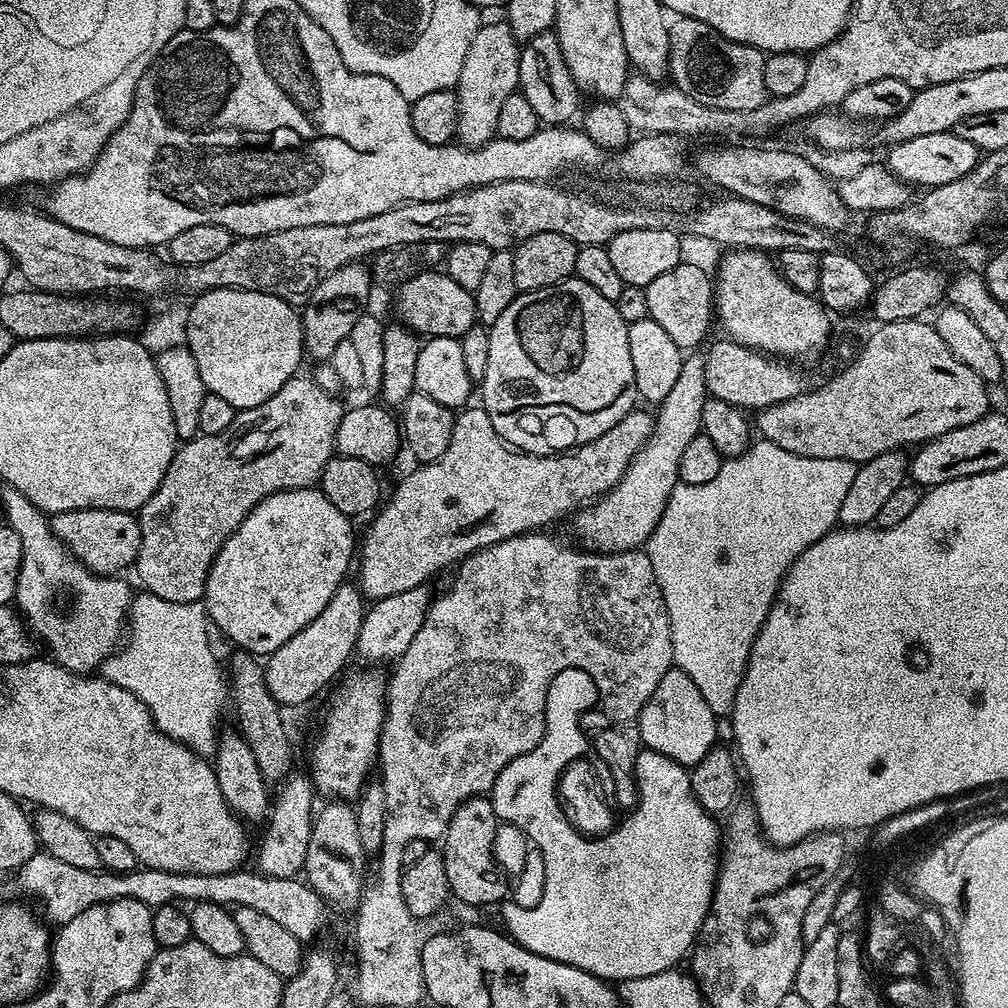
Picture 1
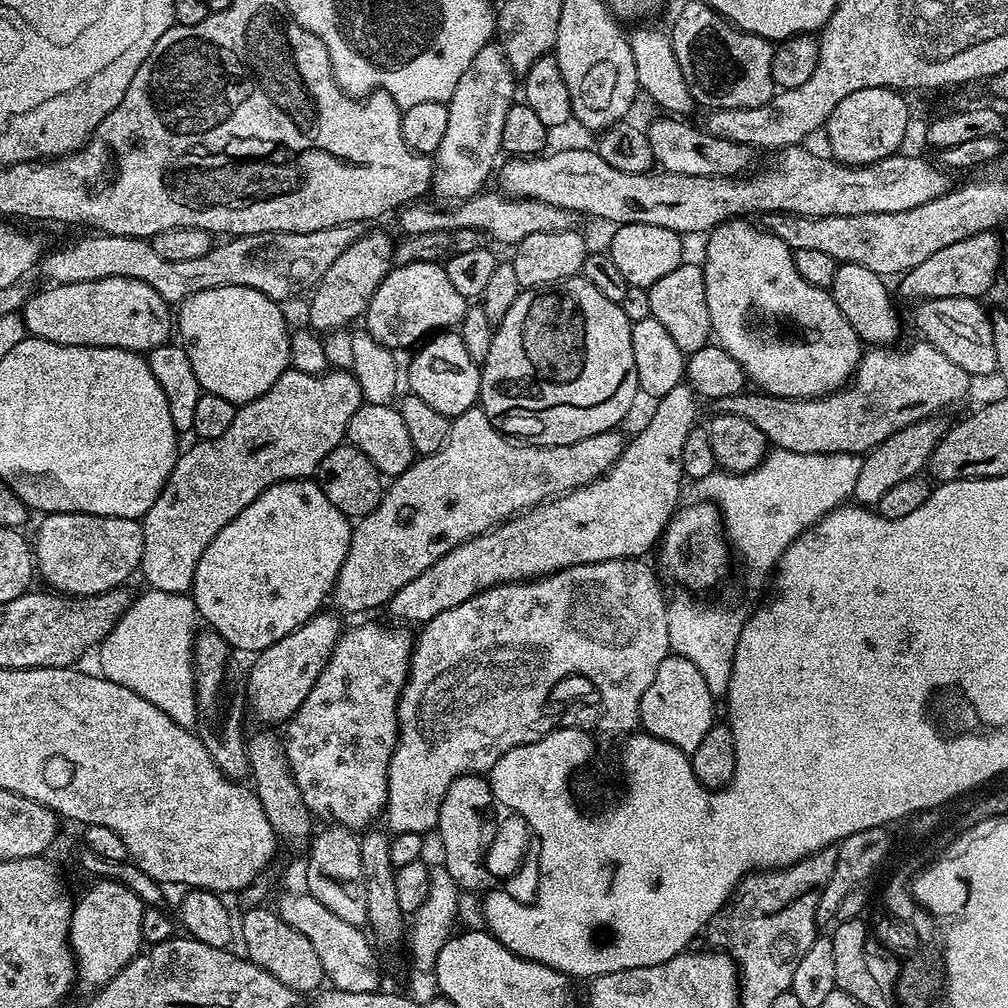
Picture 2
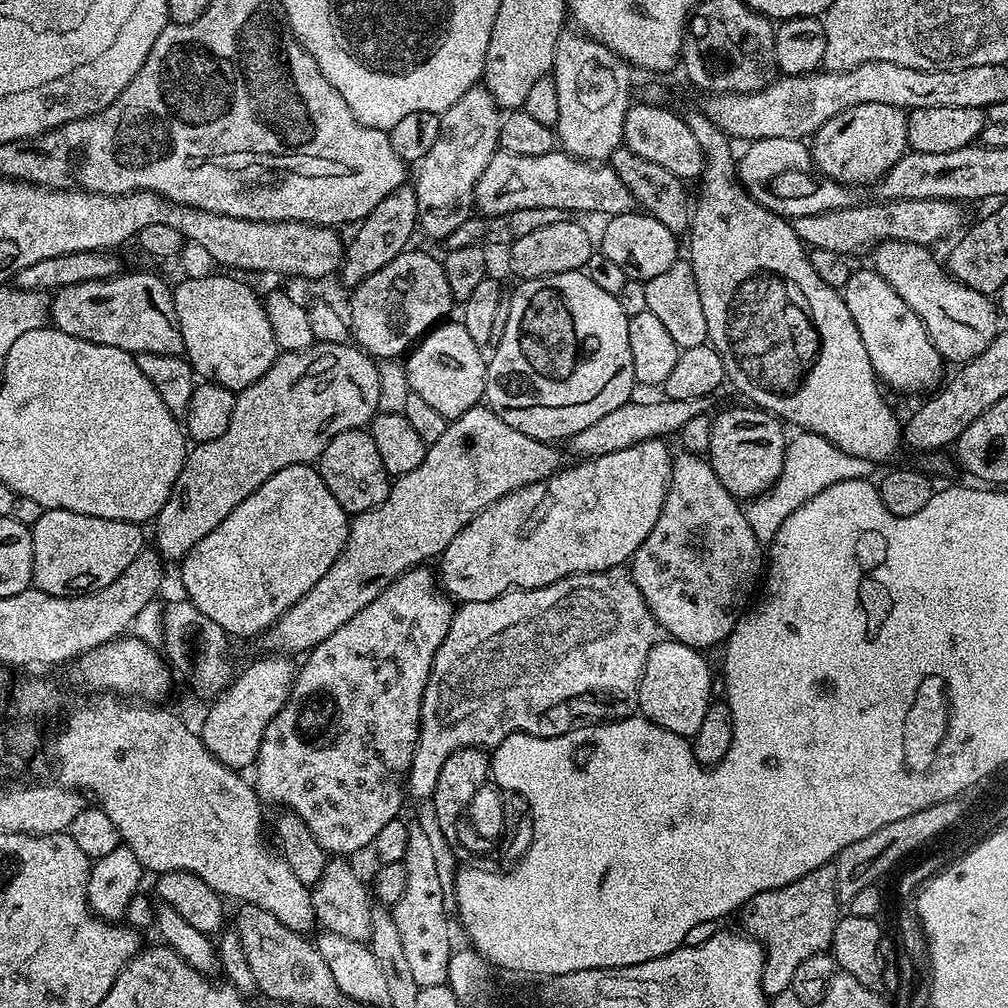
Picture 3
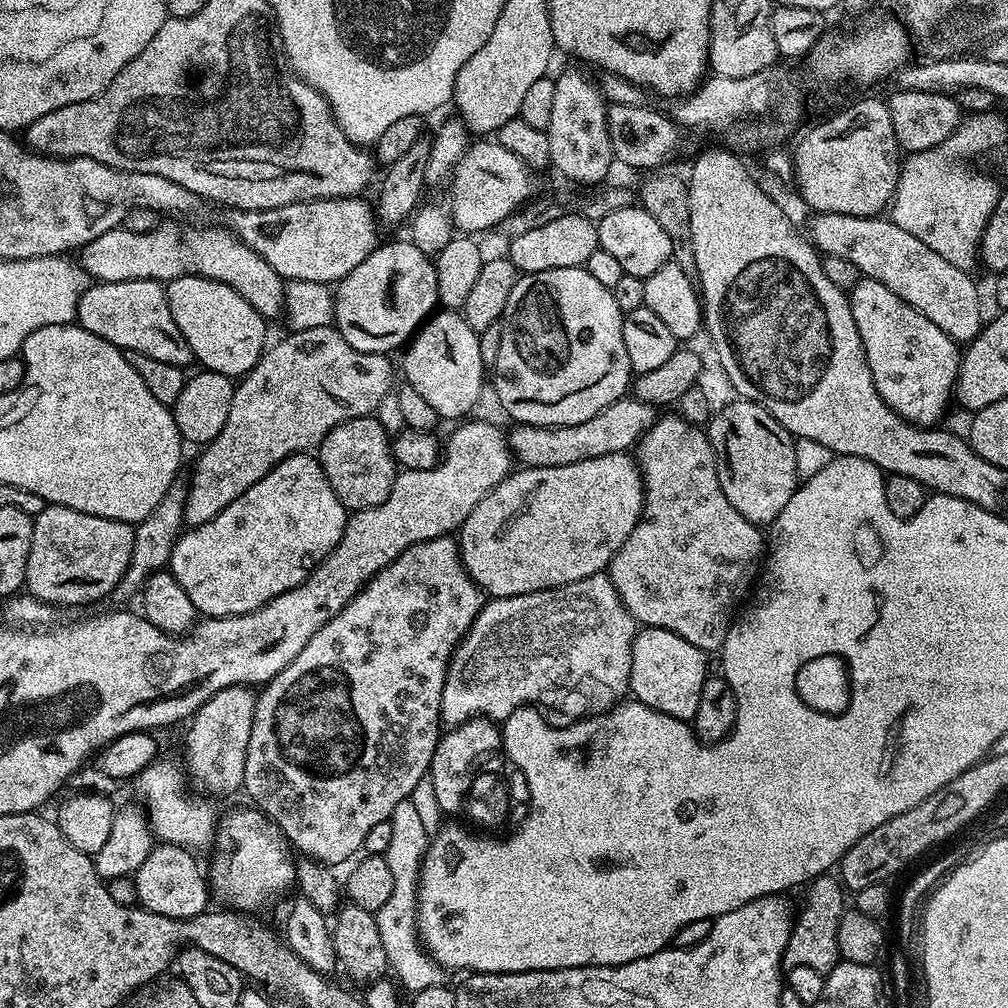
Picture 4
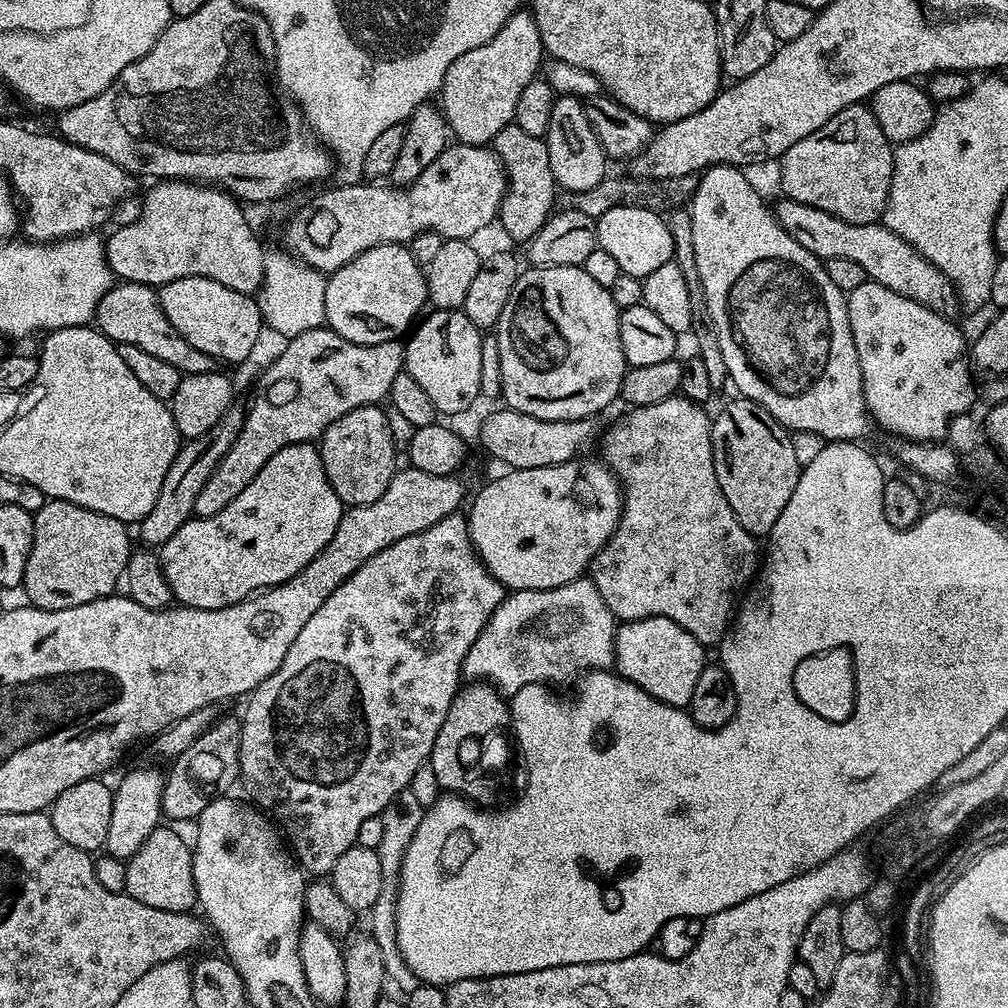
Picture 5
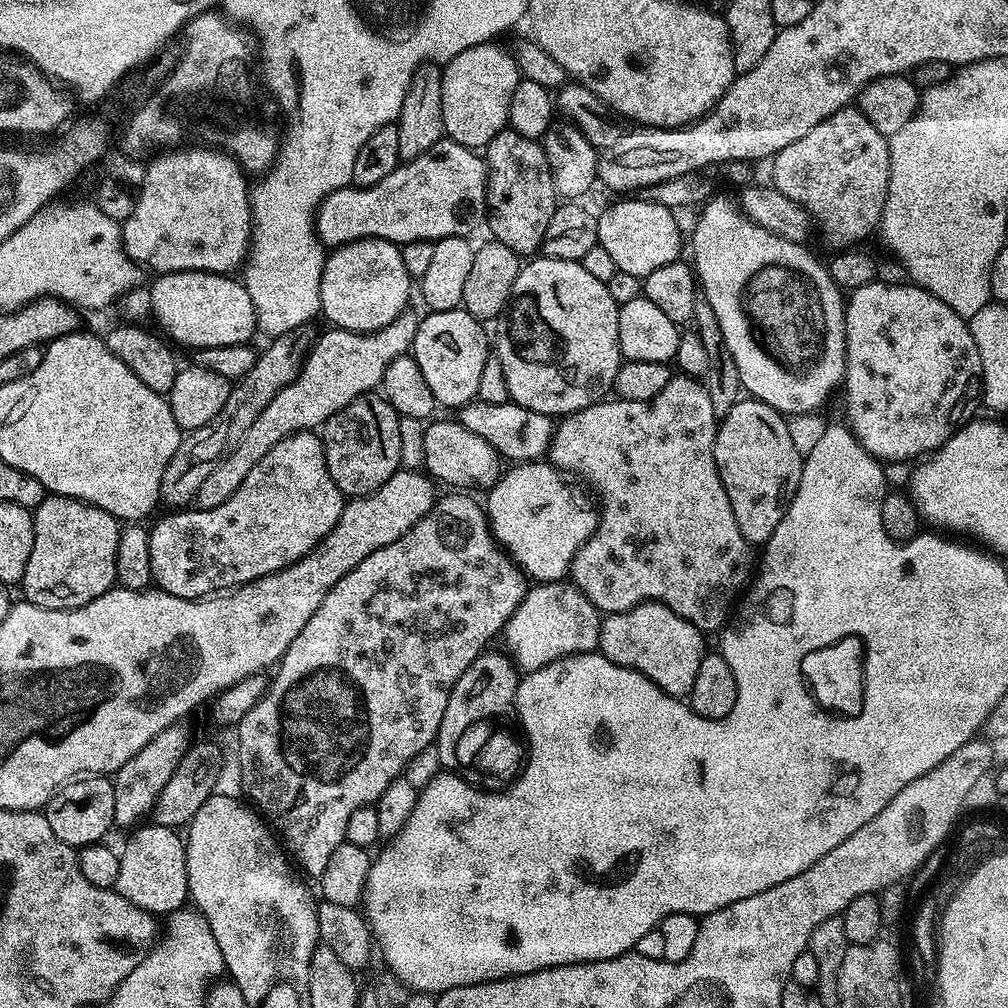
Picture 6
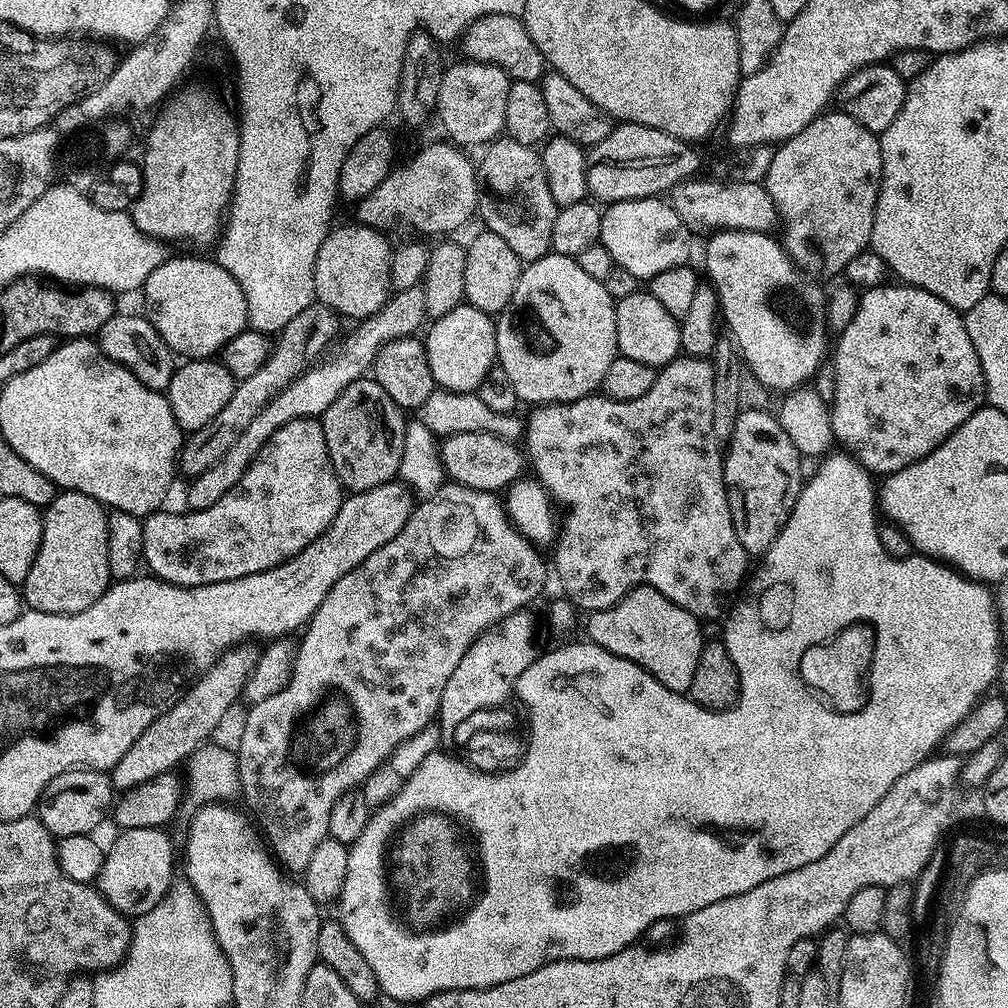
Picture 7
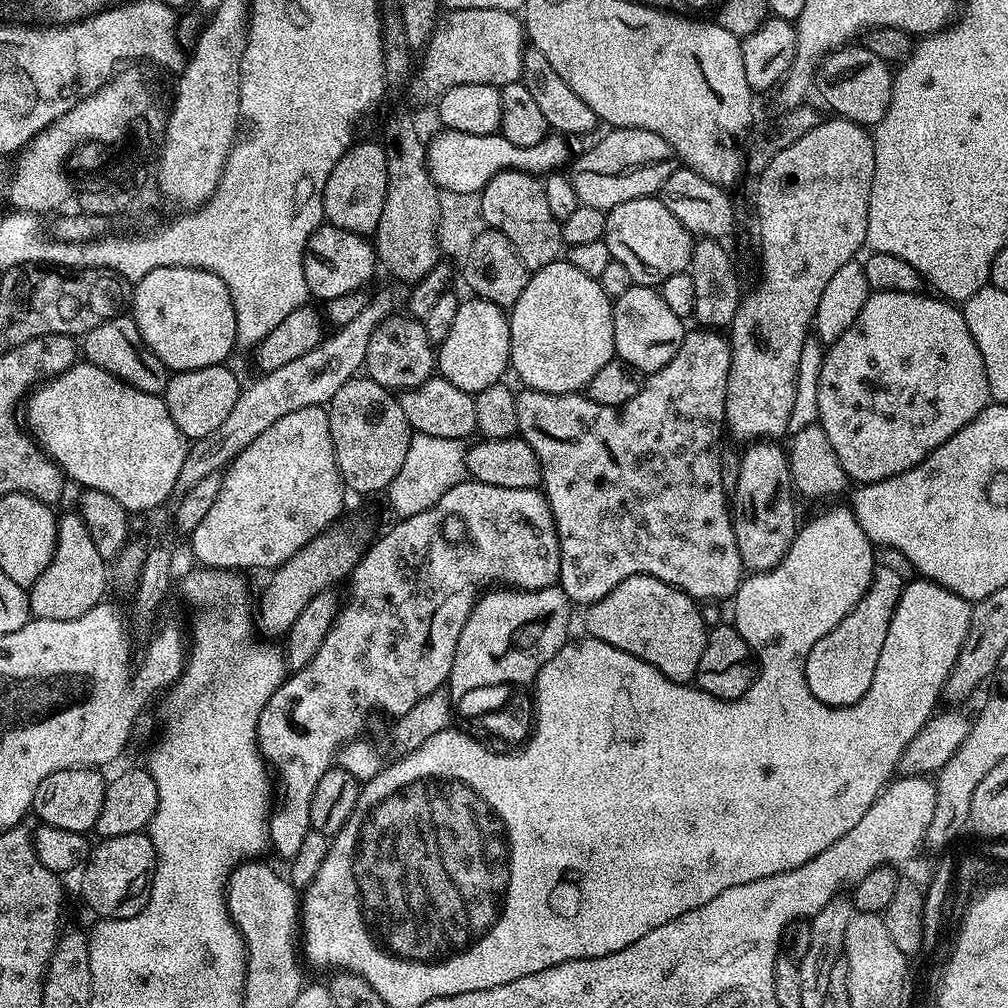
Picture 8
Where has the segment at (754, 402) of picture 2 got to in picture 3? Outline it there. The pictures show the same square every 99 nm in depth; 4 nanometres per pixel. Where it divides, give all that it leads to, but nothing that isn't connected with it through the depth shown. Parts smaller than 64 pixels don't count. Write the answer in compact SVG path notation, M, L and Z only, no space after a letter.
M700 396L697 400L648 400L645 404L629 402L618 406L618 410L610 410L610 414L598 418L594 426L586 426L586 430L578 430L570 438L570 445L577 452L577 457L591 458L602 454L614 454L614 450L630 450L630 446L638 446L647 440L675 437L686 426L686 422L694 416L703 416L709 411L709 397Z

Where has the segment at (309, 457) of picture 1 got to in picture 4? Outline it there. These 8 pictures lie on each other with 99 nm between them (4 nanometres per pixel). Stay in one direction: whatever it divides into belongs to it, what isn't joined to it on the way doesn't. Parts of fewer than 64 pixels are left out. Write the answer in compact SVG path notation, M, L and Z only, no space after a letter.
M332 326L315 328L314 330L302 330L301 332L292 330L289 333L289 336L277 348L269 347L264 355L260 357L259 362L254 365L252 371L235 385L232 393L232 405L230 406L230 418L226 418L226 426L222 426L222 434L218 434L218 438L214 438L201 451L204 453L201 454L200 461L197 462L196 469L192 472L192 484L189 483L187 485L188 497L184 499L185 525L195 526L210 522L210 518L222 514L222 510L226 510L226 506L230 506L230 502L234 502L234 498L246 494L246 490L250 490L250 486L254 486L254 482L258 482L263 478L275 464L282 462L287 456L311 453L313 449L323 442L326 434L330 434L330 430L334 430L334 426L338 426L344 420L373 415L376 407L382 402L382 398L386 398L386 394L393 391L392 364L388 361L391 359L385 353L354 350L354 346L350 346L350 342L343 340L340 333Z

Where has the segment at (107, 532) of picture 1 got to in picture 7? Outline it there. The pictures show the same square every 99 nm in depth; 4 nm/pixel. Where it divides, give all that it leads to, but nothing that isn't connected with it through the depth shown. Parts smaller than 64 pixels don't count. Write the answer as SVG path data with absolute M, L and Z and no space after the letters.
M60 490L43 509L42 542L22 585L22 600L31 611L69 616L78 614L110 586L107 562L107 517L99 500L81 492Z

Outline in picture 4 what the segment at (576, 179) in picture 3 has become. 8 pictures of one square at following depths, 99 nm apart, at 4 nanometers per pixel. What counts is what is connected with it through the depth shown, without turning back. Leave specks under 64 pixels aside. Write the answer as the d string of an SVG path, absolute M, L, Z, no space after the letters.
M495 142L473 143L450 177L453 225L464 234L484 232L487 228L495 229L531 197L528 196L532 192L531 175L533 173L528 165L522 163L510 150L506 150L506 146Z

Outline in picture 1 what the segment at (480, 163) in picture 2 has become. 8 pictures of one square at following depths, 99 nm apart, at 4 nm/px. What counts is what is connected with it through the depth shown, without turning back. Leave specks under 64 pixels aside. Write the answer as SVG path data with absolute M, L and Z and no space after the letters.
M506 22L481 23L478 34L474 34L474 42L470 42L470 51L466 53L466 62L462 62L462 74L458 74L454 89L458 102L455 139L465 149L483 148L496 136L498 113L520 83L520 49L521 45Z

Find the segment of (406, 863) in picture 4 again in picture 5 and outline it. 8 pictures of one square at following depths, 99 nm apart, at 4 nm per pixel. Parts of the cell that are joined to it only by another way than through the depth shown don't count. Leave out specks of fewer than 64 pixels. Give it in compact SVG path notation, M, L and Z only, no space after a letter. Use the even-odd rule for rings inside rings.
M405 789L400 793L398 802L394 802L382 811L382 837L378 846L375 848L378 854L378 860L382 865L382 891L377 901L370 910L370 934L378 943L382 951L384 974L387 983L392 986L395 993L407 996L412 993L420 983L416 975L410 971L408 964L401 956L400 947L397 946L396 930L396 908L397 908L397 891L400 888L400 870L401 863L404 860L405 850L409 846L410 838L414 836L414 831L421 824L421 819L425 814L424 805L418 802L411 789ZM399 802L399 803L398 803ZM399 804L404 806L404 814Z

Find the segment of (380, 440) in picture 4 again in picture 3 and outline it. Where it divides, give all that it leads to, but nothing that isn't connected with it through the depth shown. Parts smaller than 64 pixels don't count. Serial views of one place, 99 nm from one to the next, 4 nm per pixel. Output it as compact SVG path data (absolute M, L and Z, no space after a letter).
M351 428L335 436L319 458L318 471L330 494L338 498L338 506L349 514L377 508L388 496L388 471L382 466L382 457L374 446L371 431L364 428Z

